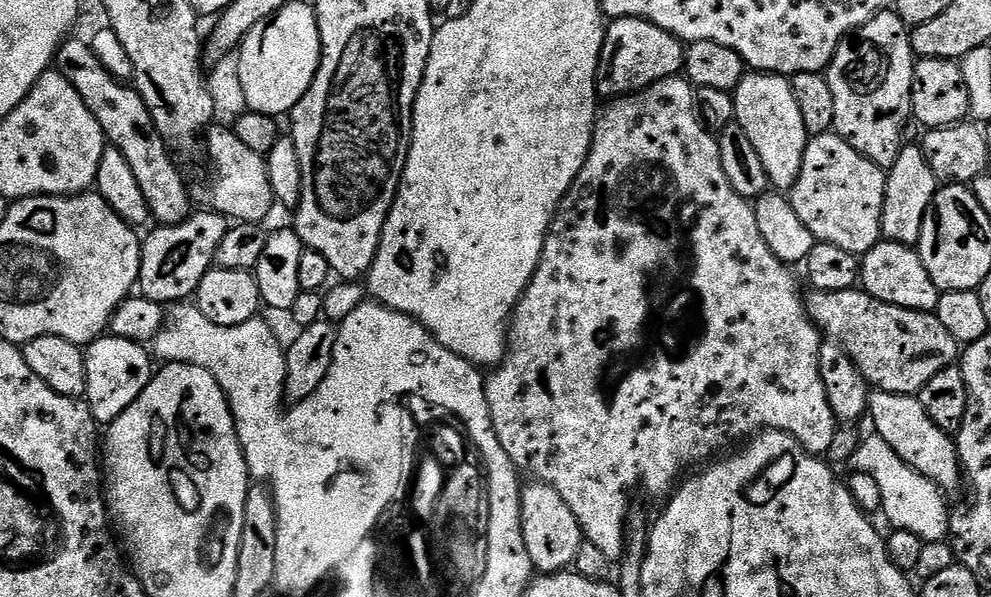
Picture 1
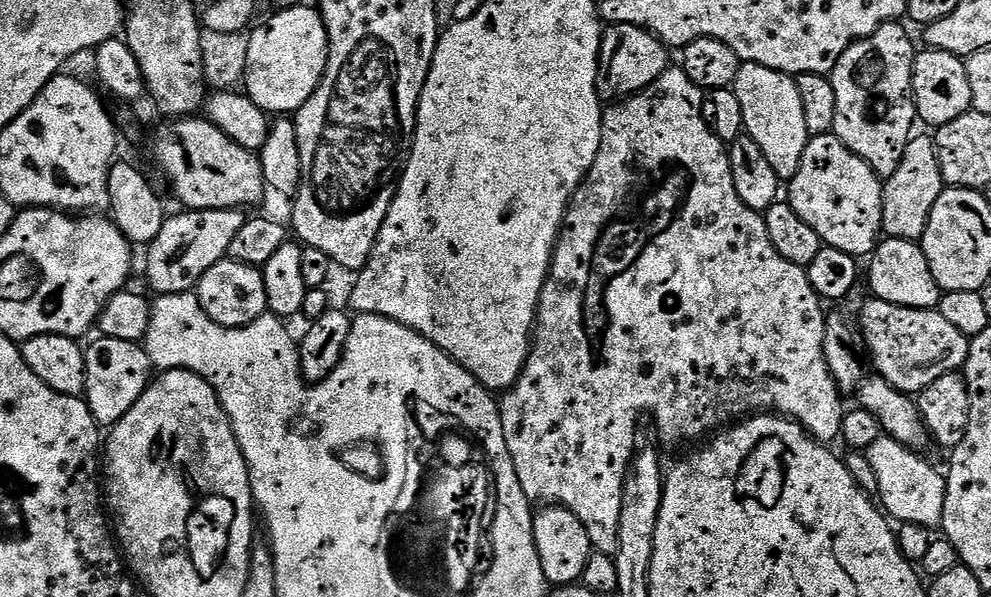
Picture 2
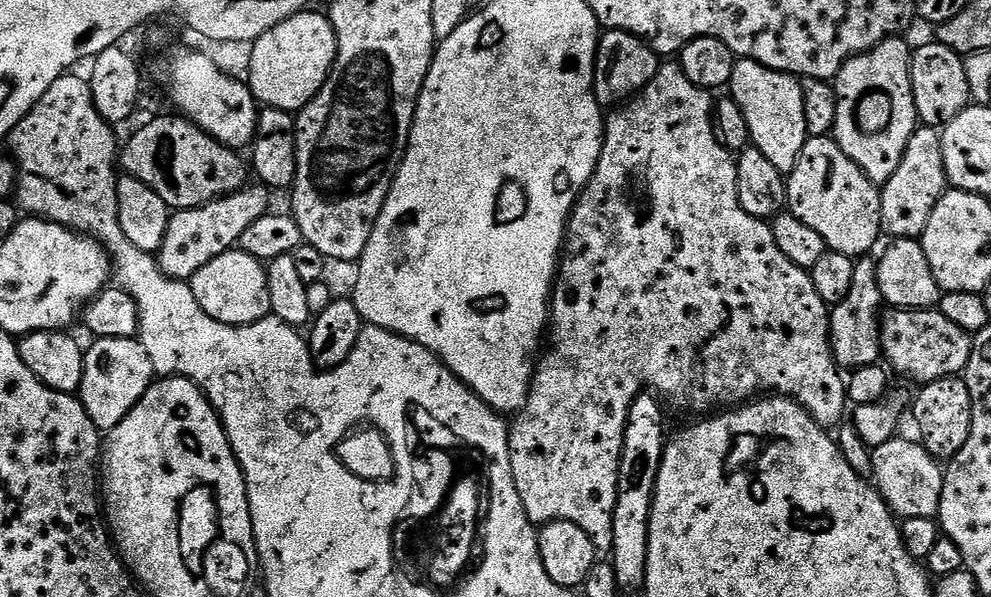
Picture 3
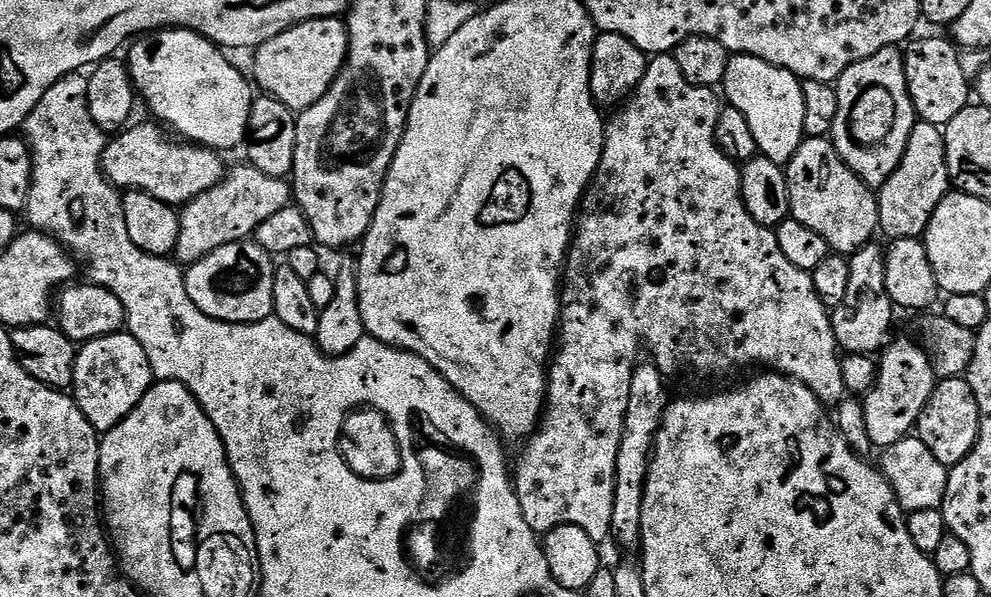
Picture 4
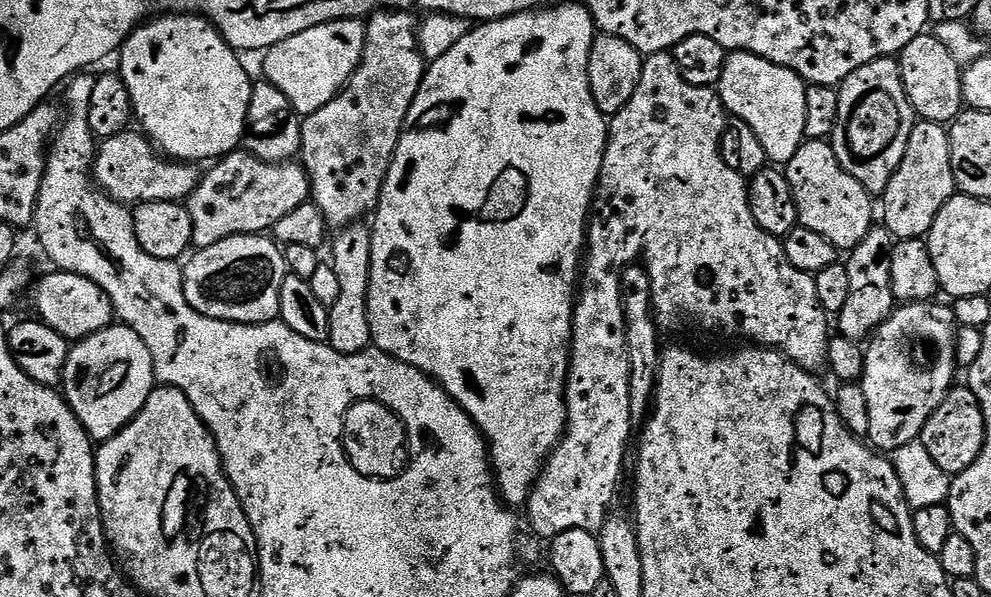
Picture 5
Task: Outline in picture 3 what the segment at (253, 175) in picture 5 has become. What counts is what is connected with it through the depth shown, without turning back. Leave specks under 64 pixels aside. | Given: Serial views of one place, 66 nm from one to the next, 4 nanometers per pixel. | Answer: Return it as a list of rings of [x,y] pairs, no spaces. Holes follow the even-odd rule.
[[[245,186],[221,200],[211,200],[197,208],[176,210],[169,215],[166,238],[158,253],[158,263],[162,274],[175,280],[191,281],[194,273],[202,270],[206,262],[218,258],[218,254],[231,252],[239,245],[242,230],[258,222],[258,218],[269,215],[269,189],[263,186]]]

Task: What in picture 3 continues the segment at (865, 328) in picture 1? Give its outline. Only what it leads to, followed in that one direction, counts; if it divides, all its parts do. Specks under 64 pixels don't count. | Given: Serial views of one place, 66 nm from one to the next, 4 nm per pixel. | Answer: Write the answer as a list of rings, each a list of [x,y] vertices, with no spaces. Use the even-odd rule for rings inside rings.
[[[892,310],[889,313],[879,321],[879,342],[883,359],[888,359],[887,367],[893,373],[896,371],[913,380],[916,386],[963,373],[972,353],[969,333],[954,326],[954,322],[938,310]]]

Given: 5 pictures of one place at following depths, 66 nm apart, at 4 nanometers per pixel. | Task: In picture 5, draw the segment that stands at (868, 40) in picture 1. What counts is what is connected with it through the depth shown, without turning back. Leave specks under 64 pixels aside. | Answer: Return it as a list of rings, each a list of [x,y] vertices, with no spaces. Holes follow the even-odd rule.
[[[884,56],[881,60],[875,60],[854,70],[854,74],[847,76],[843,84],[839,85],[838,91],[840,93],[838,122],[830,137],[834,154],[838,158],[842,170],[846,170],[846,174],[850,174],[850,178],[858,178],[858,182],[862,182],[862,186],[871,192],[873,197],[883,197],[890,178],[898,170],[898,166],[906,154],[912,125],[918,120],[906,98],[906,90],[902,86],[899,59]]]

